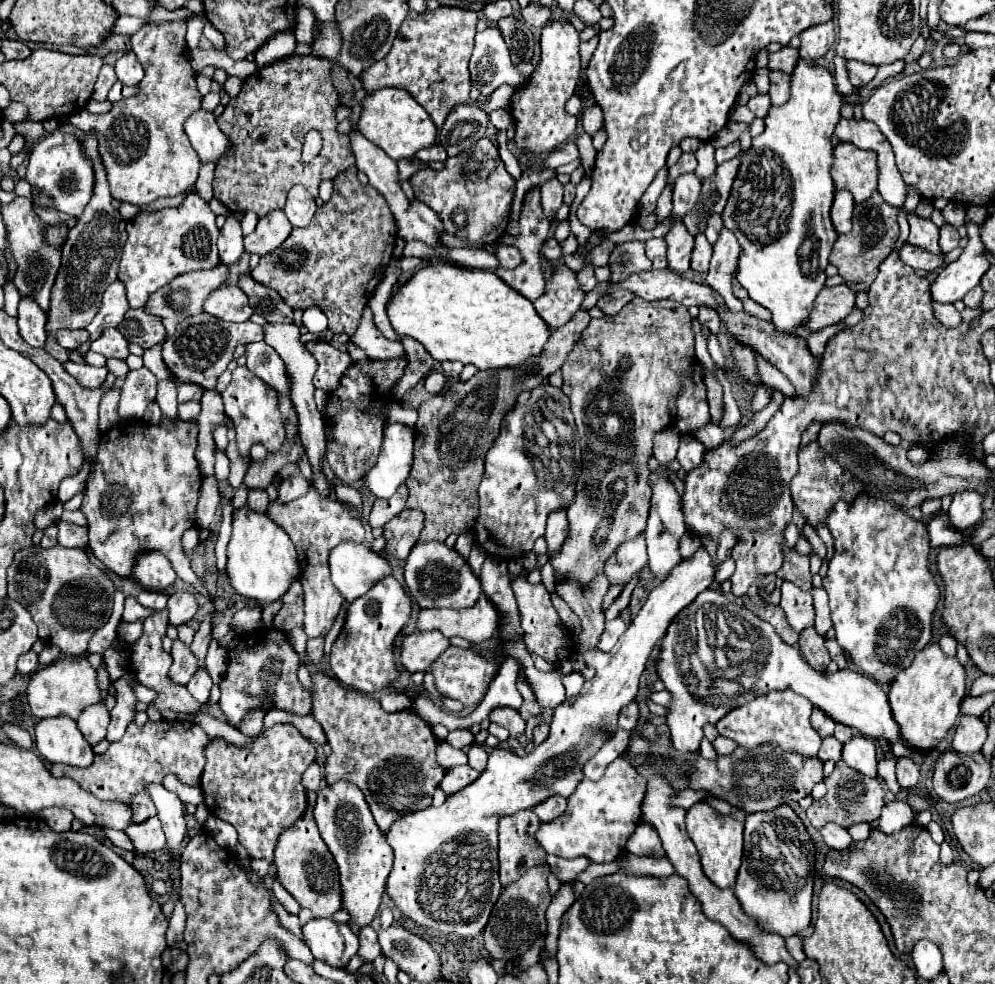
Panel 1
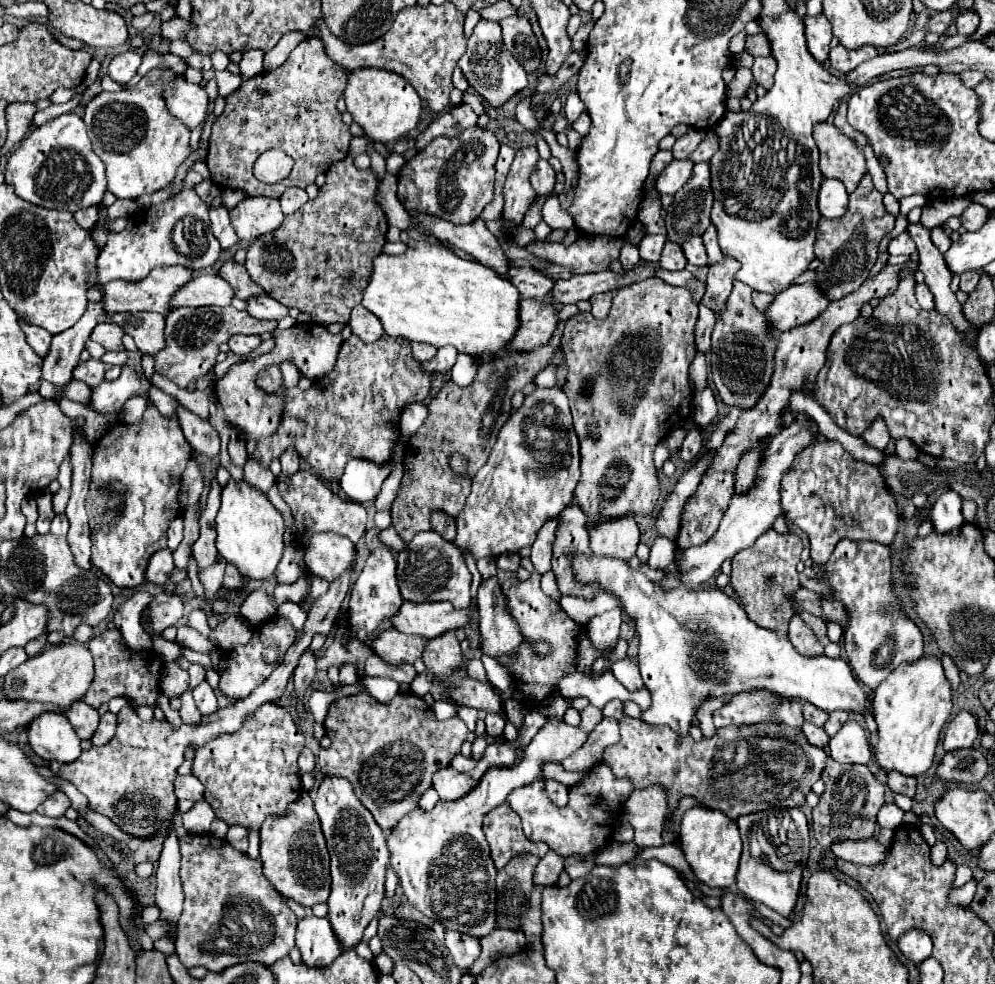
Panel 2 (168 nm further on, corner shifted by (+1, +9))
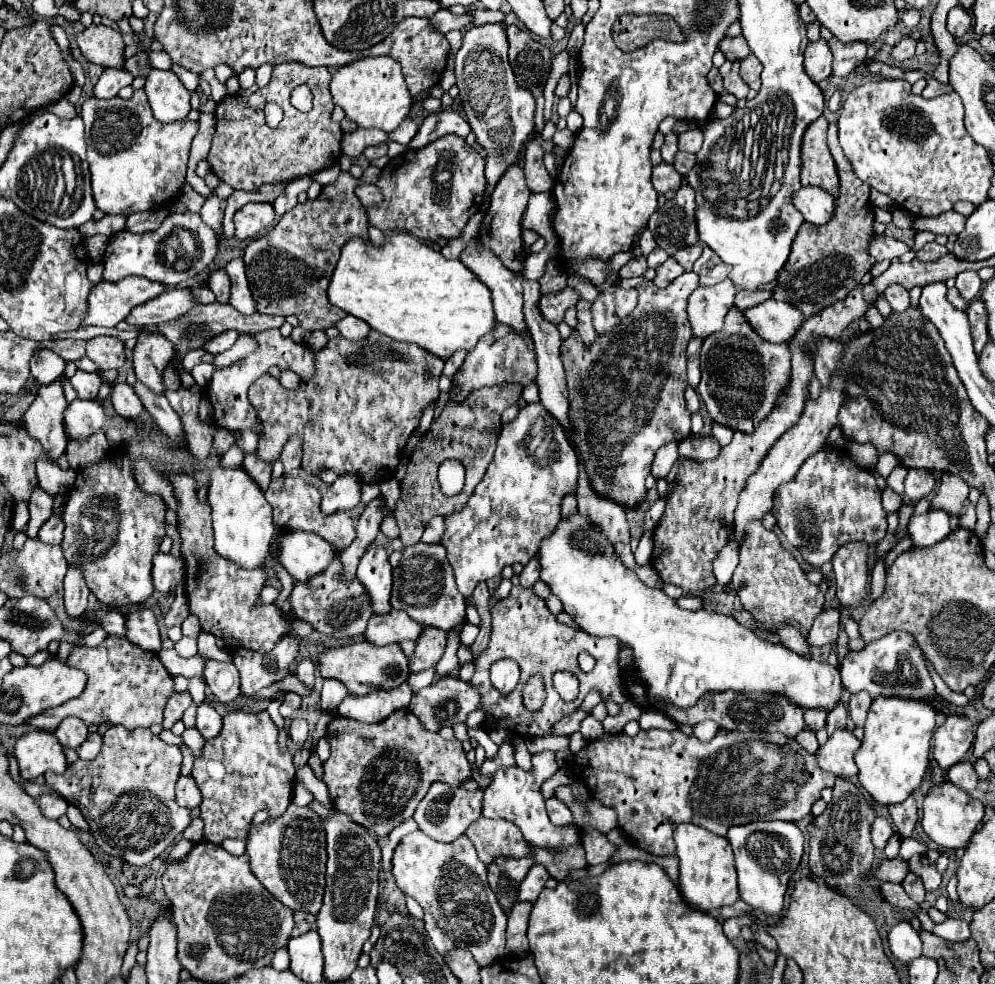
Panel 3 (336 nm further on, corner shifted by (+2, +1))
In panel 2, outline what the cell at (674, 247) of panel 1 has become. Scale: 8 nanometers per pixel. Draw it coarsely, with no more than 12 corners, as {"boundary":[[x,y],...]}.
{"boundary":[[667,240],[659,266],[665,270],[683,270],[687,260],[683,248]]}

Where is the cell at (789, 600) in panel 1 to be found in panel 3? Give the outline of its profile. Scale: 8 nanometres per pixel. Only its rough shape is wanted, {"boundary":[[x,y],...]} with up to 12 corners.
{"boundary":[[824,608],[816,616],[808,644],[822,648],[836,642],[840,614]]}

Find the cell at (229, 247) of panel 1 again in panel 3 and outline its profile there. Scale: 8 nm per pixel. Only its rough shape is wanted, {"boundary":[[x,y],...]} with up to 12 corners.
{"boundary":[[208,194],[200,210],[206,224],[220,232],[226,200]]}

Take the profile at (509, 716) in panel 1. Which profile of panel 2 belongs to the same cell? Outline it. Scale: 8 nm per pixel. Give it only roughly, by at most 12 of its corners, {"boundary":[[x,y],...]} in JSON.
{"boundary":[[473,678],[461,680],[449,696],[463,706],[503,714],[501,698]]}

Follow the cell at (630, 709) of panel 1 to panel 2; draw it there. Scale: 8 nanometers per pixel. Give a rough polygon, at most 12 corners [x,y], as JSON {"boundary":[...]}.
{"boundary":[[611,700],[603,708],[605,718],[621,720],[623,714],[623,702]]}

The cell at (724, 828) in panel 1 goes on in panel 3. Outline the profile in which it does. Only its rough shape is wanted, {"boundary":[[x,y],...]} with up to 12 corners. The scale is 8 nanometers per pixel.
{"boundary":[[674,830],[686,906],[716,914],[740,896],[728,840]]}

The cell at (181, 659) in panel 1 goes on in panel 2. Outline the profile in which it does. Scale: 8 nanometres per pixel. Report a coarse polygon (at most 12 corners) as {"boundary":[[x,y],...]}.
{"boundary":[[165,662],[161,690],[169,698],[189,690],[189,674]]}

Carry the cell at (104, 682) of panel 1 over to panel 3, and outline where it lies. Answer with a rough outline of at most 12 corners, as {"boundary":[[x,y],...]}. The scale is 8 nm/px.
{"boundary":[[108,634],[66,662],[84,692],[34,716],[128,730],[162,724],[174,680],[154,652]]}

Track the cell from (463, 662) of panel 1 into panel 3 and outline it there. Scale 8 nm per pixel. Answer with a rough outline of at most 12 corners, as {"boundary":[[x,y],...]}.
{"boundary":[[424,628],[416,640],[410,672],[422,672],[444,654],[446,632]]}

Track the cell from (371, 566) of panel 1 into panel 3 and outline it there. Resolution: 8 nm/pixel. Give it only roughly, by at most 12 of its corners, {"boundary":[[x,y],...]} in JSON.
{"boundary":[[284,530],[276,560],[298,582],[326,570],[336,550],[310,532]]}

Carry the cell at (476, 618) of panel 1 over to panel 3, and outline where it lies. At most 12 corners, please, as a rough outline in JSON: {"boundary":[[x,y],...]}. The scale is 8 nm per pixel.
{"boundary":[[400,610],[368,620],[364,640],[386,646],[416,640],[422,624]]}

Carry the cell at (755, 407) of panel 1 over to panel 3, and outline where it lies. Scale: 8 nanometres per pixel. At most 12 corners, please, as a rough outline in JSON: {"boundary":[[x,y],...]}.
{"boundary":[[716,424],[712,426],[714,436],[722,446],[732,440],[732,430]]}

